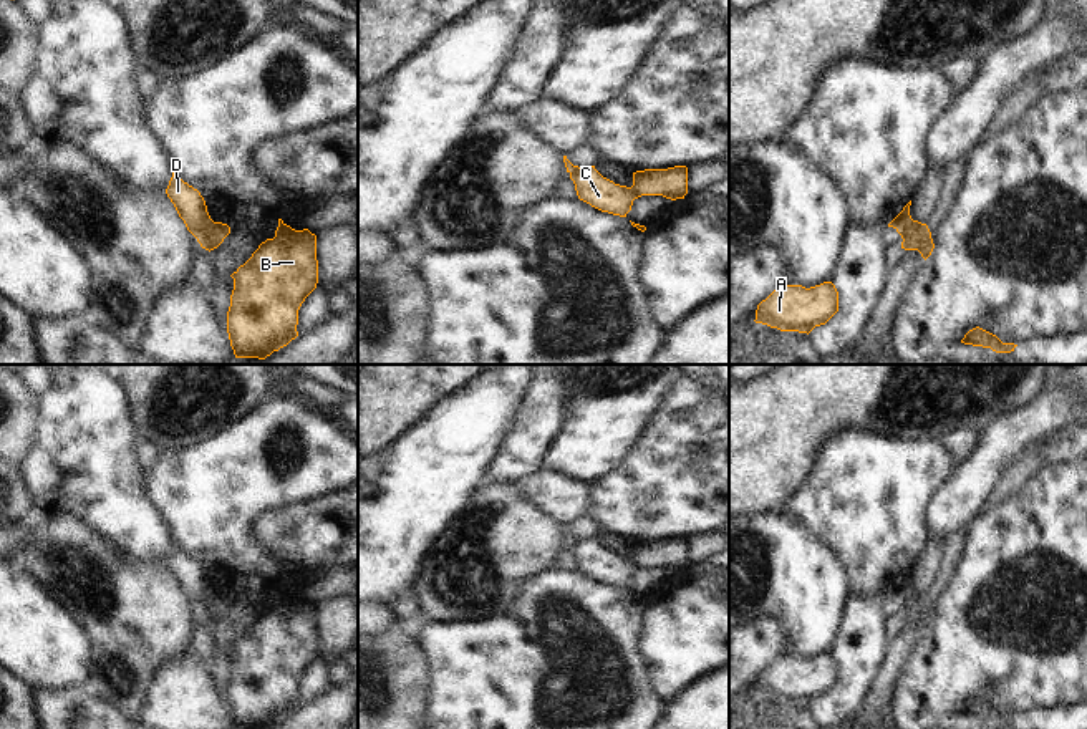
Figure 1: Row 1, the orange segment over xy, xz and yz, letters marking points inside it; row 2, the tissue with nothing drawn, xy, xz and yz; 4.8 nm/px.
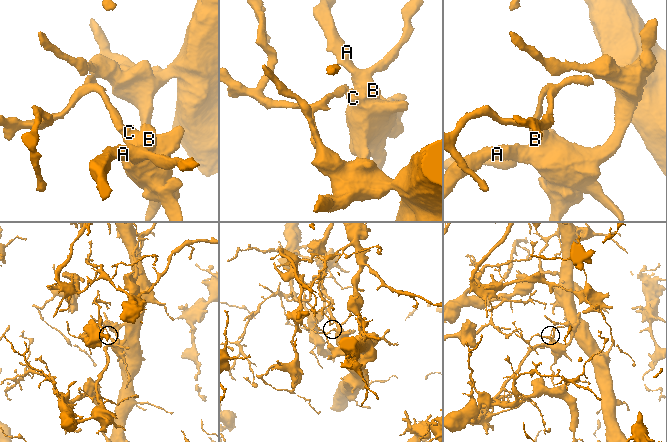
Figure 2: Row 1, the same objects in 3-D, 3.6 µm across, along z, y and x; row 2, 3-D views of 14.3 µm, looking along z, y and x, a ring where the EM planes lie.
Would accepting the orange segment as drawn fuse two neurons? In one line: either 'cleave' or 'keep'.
cleave

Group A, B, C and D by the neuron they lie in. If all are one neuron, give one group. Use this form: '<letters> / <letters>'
A B C / D

